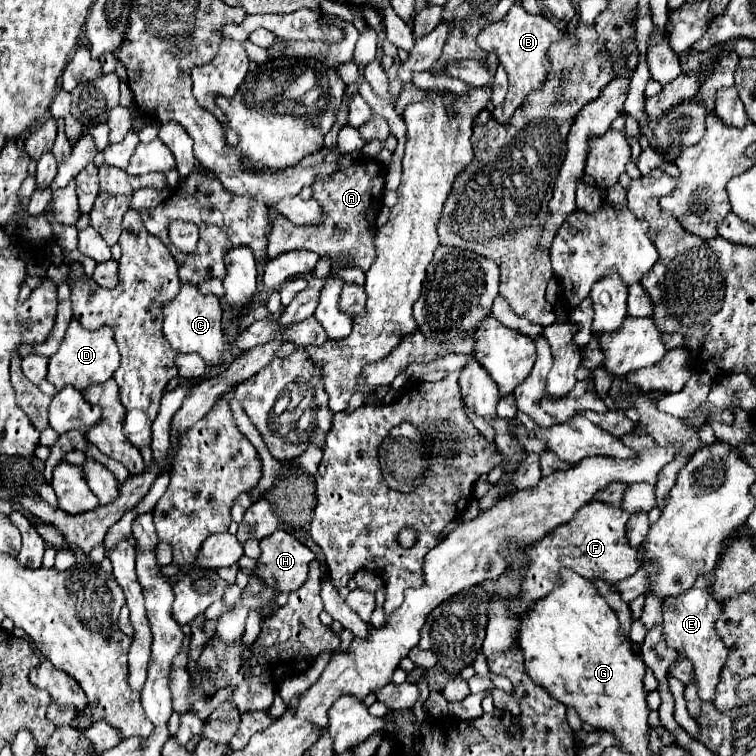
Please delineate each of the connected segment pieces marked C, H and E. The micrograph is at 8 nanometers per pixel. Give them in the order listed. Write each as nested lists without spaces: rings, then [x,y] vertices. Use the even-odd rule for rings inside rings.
[[[181,284],[179,294],[163,306],[163,334],[179,352],[197,352],[207,364],[221,364],[225,340],[221,332],[221,304],[215,294],[201,294],[199,284]]]
[[[277,530],[261,540],[261,552],[257,572],[265,582],[275,584],[279,592],[287,594],[305,584],[309,562],[315,558],[315,552],[295,536]]]
[[[705,576],[699,578],[691,586],[691,590],[687,590],[679,596],[671,596],[663,602],[665,642],[669,648],[677,650],[681,656],[685,656],[693,662],[695,674],[697,674],[699,696],[701,696],[701,700],[707,700],[707,702],[715,700],[715,690],[719,686],[721,670],[723,670],[723,666],[727,662],[727,654],[729,654],[729,650],[723,646],[723,640],[719,638],[719,634],[715,630],[715,622],[721,614],[723,614],[723,604],[711,596],[709,582]]]

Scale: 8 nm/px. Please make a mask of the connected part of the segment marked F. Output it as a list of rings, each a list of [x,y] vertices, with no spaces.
[[[593,500],[593,502],[585,504],[569,524],[555,528],[545,538],[527,546],[527,556],[531,560],[527,574],[521,574],[521,576],[505,574],[503,578],[499,576],[497,582],[487,580],[485,590],[489,594],[499,592],[503,596],[513,598],[515,610],[519,614],[523,614],[523,612],[527,612],[527,606],[531,606],[539,596],[545,596],[545,592],[549,594],[551,588],[557,586],[561,566],[567,566],[589,580],[603,578],[613,584],[621,582],[623,578],[629,578],[631,574],[635,574],[639,568],[637,550],[633,550],[625,538],[627,520],[629,520],[629,514],[623,508],[607,506],[605,502]]]

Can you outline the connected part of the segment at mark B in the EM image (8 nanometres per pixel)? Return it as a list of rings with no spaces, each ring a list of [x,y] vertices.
[[[515,4],[505,14],[503,20],[481,30],[481,34],[477,36],[481,50],[495,52],[497,56],[503,56],[503,66],[507,70],[509,82],[505,102],[501,106],[497,106],[497,110],[493,110],[493,120],[497,120],[499,124],[507,122],[513,116],[513,112],[523,104],[527,94],[531,90],[539,90],[549,78],[559,78],[561,82],[567,80],[567,74],[555,72],[553,64],[549,60],[549,46],[553,42],[559,42],[561,38],[563,38],[563,32],[551,20],[547,20],[545,16],[527,14],[519,4]]]

